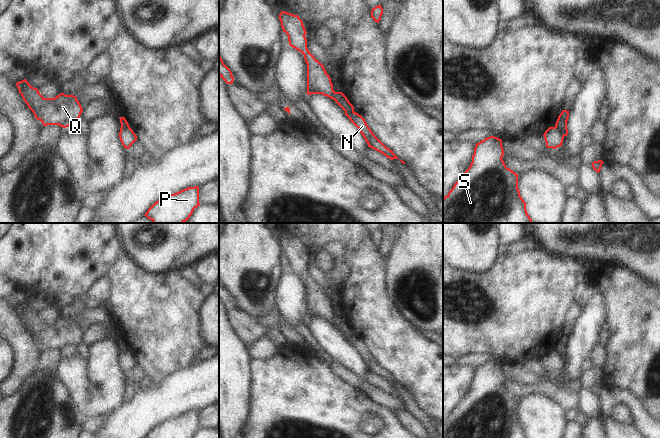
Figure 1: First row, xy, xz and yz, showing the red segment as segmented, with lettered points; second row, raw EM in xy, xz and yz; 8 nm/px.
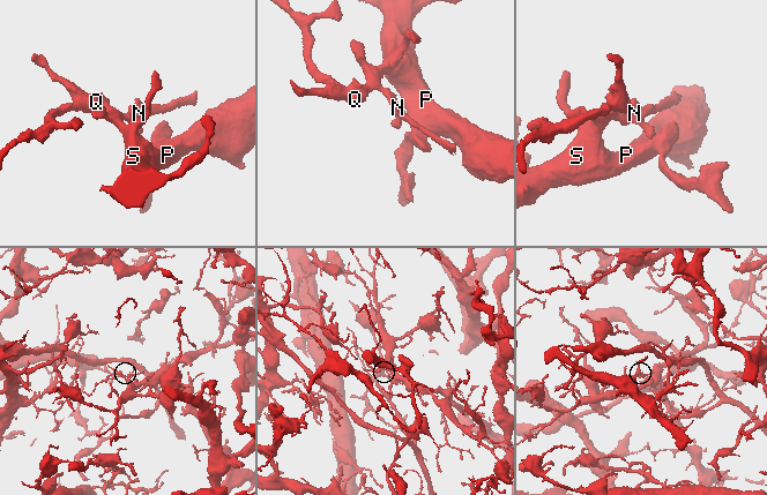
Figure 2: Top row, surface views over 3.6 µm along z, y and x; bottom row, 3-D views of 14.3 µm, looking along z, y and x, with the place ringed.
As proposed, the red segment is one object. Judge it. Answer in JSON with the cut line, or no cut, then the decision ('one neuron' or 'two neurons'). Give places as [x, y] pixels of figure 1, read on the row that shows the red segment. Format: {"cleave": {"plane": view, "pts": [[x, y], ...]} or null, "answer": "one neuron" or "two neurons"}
{"cleave": {"plane": "yz", "pts": [[555, 126], [563, 136]]}, "answer": "two neurons"}

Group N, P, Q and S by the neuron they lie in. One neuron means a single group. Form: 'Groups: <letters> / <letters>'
Groups: N / P Q S.

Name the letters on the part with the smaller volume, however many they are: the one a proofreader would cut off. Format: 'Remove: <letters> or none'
Remove: N

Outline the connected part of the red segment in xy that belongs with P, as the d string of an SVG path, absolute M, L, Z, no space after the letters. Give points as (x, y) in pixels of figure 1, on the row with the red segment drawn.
M188 187L158 200L144 216L153 223L184 223L199 205L199 187Z

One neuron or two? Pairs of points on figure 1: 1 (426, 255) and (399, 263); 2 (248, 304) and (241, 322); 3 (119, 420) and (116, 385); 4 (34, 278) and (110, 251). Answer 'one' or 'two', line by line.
1: one
2: two
3: two
4: one

